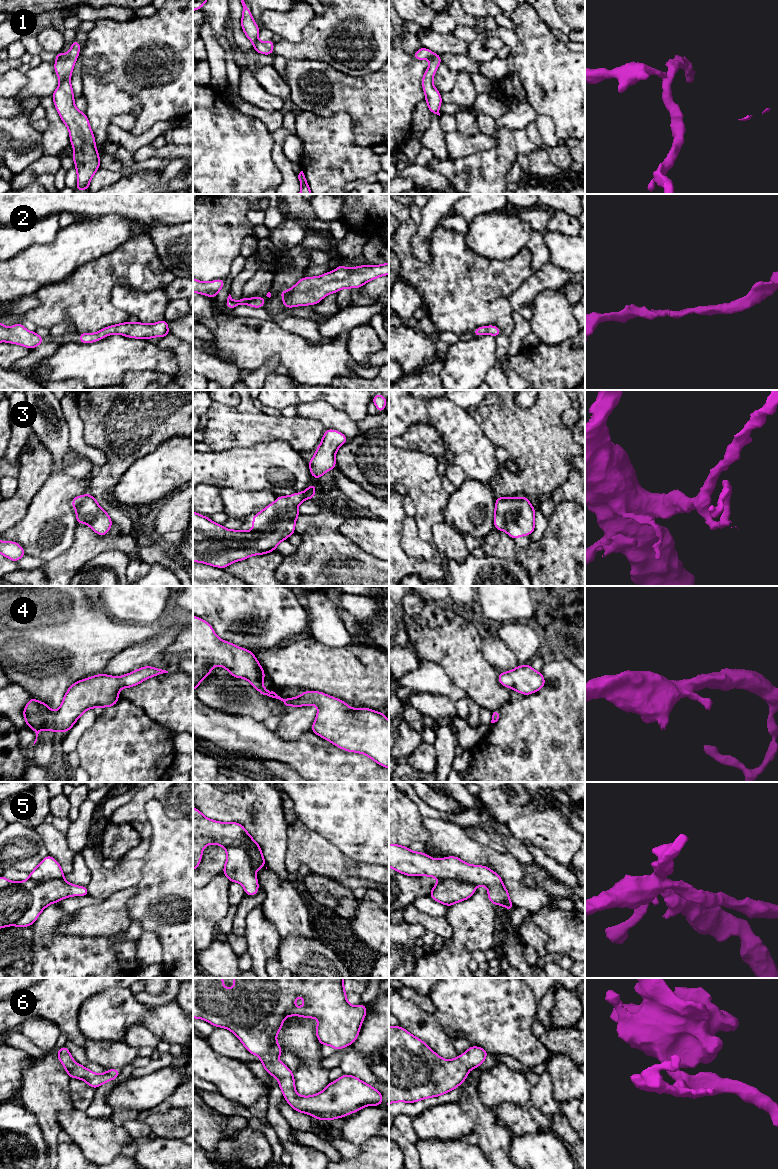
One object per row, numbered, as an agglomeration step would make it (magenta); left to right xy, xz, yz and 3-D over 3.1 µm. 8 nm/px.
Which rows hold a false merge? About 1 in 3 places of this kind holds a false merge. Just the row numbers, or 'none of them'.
1, 5

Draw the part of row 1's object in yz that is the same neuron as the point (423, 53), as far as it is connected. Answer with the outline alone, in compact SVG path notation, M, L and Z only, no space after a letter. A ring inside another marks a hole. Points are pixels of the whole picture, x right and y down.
M420 48L419 50L417 50L412 57L418 60L425 60L425 59L432 59L434 56L434 53L427 49L427 48Z

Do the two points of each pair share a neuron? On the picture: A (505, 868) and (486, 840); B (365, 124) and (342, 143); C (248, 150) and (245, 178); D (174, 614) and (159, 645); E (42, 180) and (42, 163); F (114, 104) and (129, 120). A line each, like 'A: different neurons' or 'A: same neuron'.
A: different neurons
B: different neurons
C: same neuron
D: same neuron
E: different neurons
F: different neurons

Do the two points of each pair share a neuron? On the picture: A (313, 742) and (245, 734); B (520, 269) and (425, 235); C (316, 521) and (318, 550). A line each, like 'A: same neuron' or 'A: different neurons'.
A: same neuron
B: different neurons
C: different neurons

